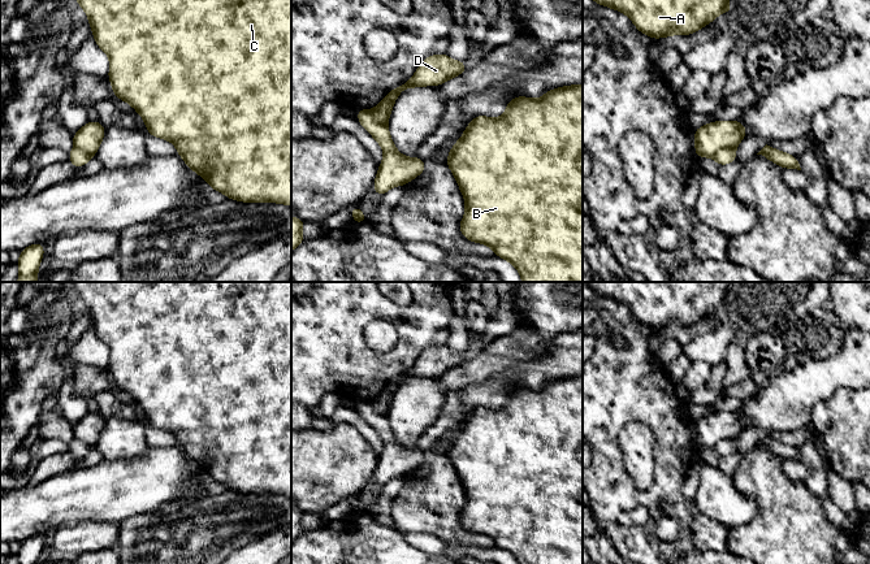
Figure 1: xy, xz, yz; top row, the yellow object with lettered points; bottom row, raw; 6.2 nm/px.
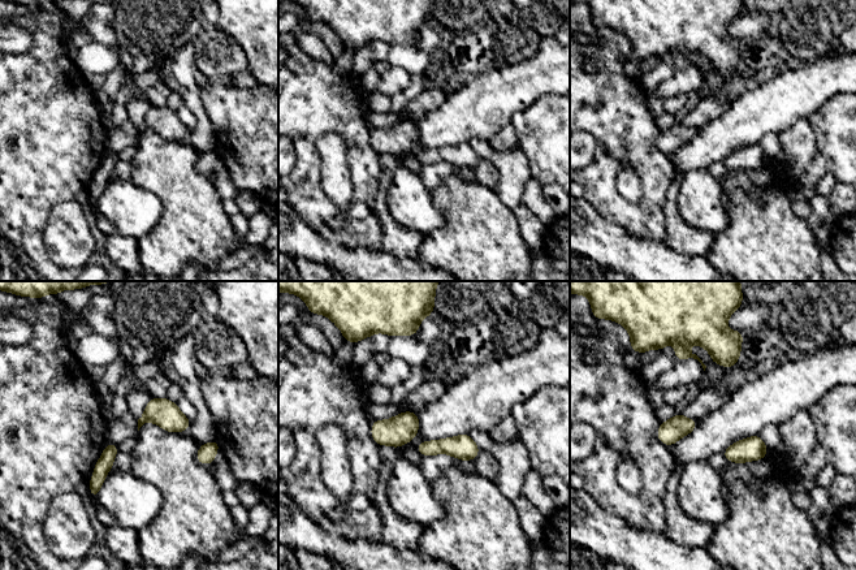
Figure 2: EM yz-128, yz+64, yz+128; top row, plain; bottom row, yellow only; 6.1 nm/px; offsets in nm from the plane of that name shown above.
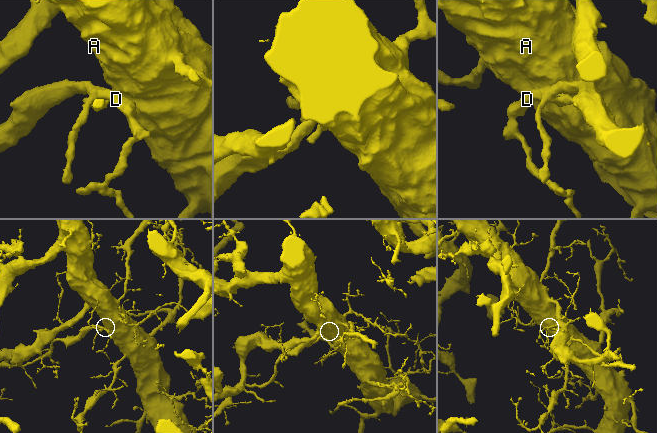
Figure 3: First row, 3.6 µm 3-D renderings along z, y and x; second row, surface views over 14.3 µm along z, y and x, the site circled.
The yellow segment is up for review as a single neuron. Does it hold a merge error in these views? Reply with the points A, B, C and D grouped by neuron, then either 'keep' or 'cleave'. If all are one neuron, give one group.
A B C / D | cleave

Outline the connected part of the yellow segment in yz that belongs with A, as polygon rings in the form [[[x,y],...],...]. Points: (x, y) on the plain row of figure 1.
[[[583,282],[585,286],[598,296],[627,305],[636,320],[653,331],[675,325],[691,326],[714,313],[719,304],[732,304],[728,294],[731,282]]]

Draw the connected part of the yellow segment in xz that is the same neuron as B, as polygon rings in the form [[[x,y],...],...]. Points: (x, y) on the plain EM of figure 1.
[[[583,376],[549,381],[541,390],[518,387],[507,394],[506,404],[499,409],[476,407],[463,422],[463,428],[455,435],[453,435],[451,442],[446,450],[446,455],[453,463],[466,491],[466,506],[459,515],[460,524],[464,529],[471,533],[490,537],[498,548],[510,552],[519,564],[583,564]]]

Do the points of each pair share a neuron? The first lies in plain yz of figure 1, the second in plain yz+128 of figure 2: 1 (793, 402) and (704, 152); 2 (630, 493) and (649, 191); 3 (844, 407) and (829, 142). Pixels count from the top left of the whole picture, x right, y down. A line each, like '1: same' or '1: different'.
1: same
2: same
3: same

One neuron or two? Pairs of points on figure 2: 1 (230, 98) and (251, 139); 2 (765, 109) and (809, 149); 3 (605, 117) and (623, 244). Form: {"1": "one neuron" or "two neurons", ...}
{"1": "one neuron", "2": "two neurons", "3": "two neurons"}

